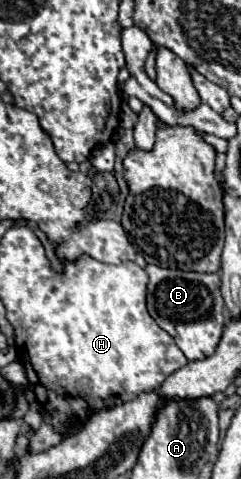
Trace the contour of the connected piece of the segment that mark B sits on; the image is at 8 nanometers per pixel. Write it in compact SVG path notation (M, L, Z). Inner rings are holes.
M147 265L149 285L147 285L147 309L149 315L165 329L185 353L187 359L205 359L213 355L221 331L223 331L223 297L221 297L221 277L217 273L195 273L195 271L173 271L157 265Z

